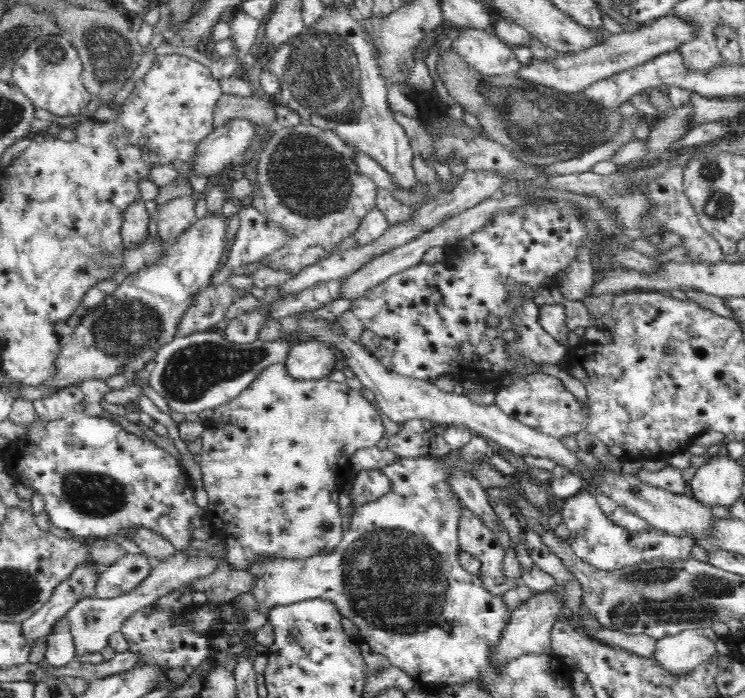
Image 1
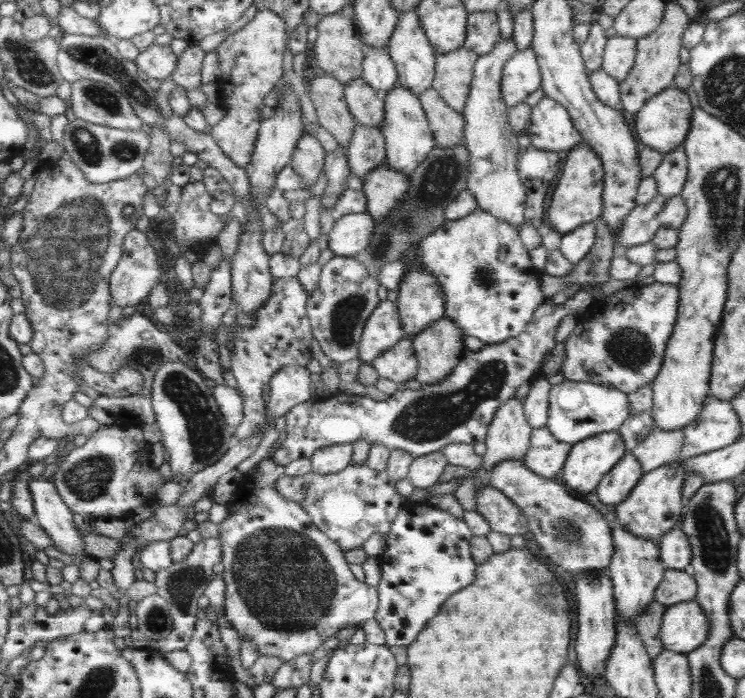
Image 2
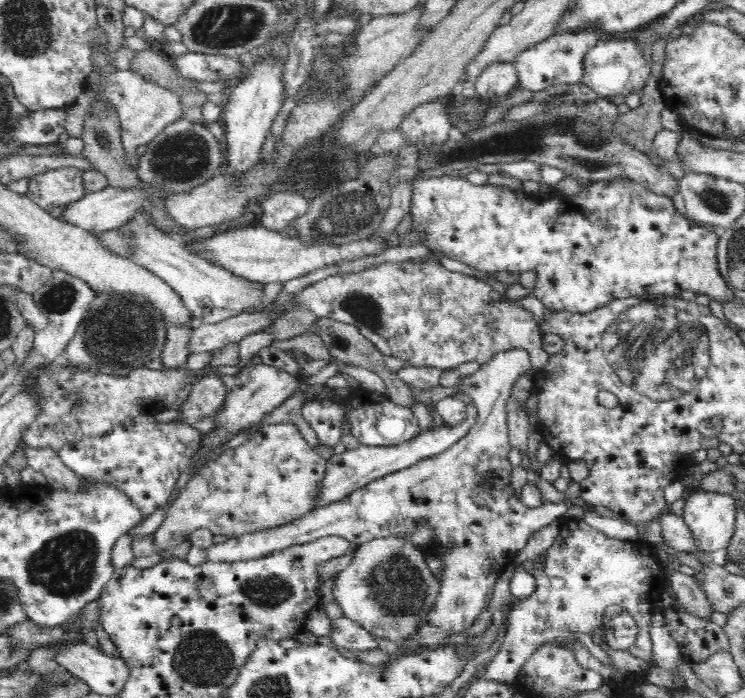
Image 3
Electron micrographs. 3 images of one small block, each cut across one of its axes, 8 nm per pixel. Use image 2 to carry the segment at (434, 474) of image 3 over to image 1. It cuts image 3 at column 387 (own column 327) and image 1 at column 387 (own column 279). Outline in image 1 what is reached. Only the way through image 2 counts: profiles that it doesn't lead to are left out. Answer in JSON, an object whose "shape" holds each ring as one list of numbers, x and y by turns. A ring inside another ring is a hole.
{"shape":[[381,470,360,472,354,479,353,489,350,491,352,505,359,507,366,503,372,503,384,495,390,486,392,484]]}

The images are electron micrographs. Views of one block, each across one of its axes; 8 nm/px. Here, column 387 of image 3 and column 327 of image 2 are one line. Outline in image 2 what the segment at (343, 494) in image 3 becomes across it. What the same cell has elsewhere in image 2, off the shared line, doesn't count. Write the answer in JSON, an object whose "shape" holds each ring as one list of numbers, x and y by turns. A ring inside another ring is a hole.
{"shape":[[353,443,324,446,311,457,313,471,318,474,338,474,353,460]]}

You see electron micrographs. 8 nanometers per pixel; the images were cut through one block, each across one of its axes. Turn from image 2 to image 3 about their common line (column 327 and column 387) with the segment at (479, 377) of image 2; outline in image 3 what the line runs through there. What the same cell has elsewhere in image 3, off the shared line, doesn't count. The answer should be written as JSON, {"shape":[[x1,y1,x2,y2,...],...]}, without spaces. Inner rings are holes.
{"shape":[[358,387,352,391,350,398,344,402,336,400,315,400,301,408,304,420,309,423,317,434,319,446,334,447,343,434,343,424,349,423,350,431,358,439,360,445,366,446,396,446,403,442,414,440,422,432,418,419,410,407,398,405,390,401,385,394,378,391,368,391]]}

